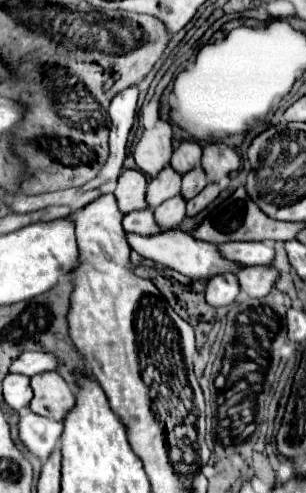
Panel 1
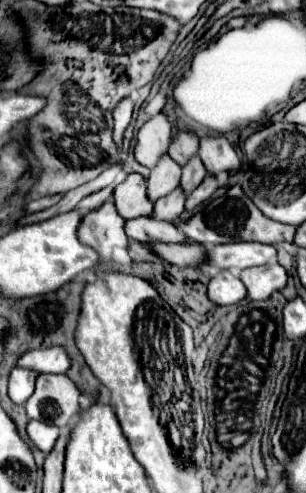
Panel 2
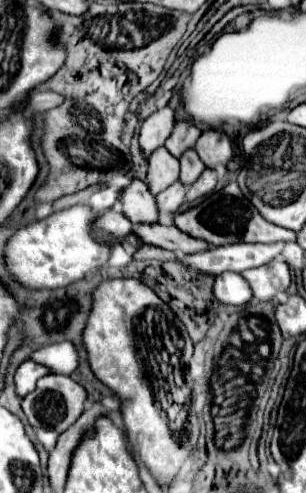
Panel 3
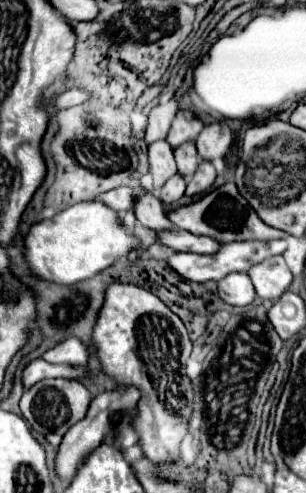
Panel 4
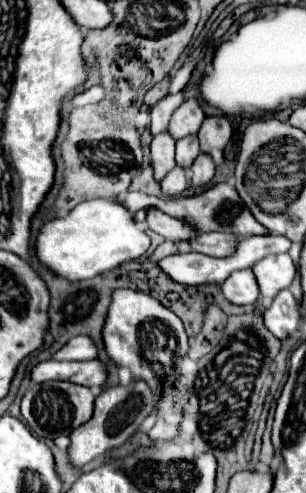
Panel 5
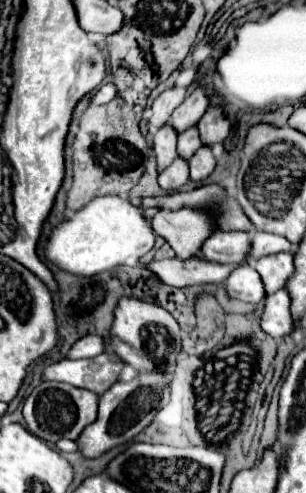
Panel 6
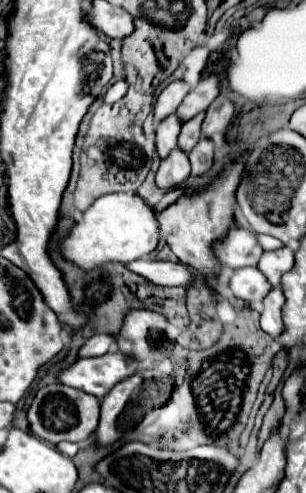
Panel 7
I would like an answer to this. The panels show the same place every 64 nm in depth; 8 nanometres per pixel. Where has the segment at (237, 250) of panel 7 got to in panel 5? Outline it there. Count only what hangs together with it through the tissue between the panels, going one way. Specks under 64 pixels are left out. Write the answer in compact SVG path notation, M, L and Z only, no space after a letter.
M208 232L208 234L198 234L196 238L192 238L188 242L188 248L212 258L224 258L236 252L236 244L240 240L242 240L240 236L224 236L220 232Z

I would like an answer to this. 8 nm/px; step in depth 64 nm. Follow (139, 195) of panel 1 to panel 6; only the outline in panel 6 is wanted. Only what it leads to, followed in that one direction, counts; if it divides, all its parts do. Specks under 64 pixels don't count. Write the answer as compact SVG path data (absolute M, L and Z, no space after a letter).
M200 208L160 210L152 218L152 228L172 246L178 258L188 260L200 254L202 244L208 238L208 230L212 230L212 216L200 212Z

